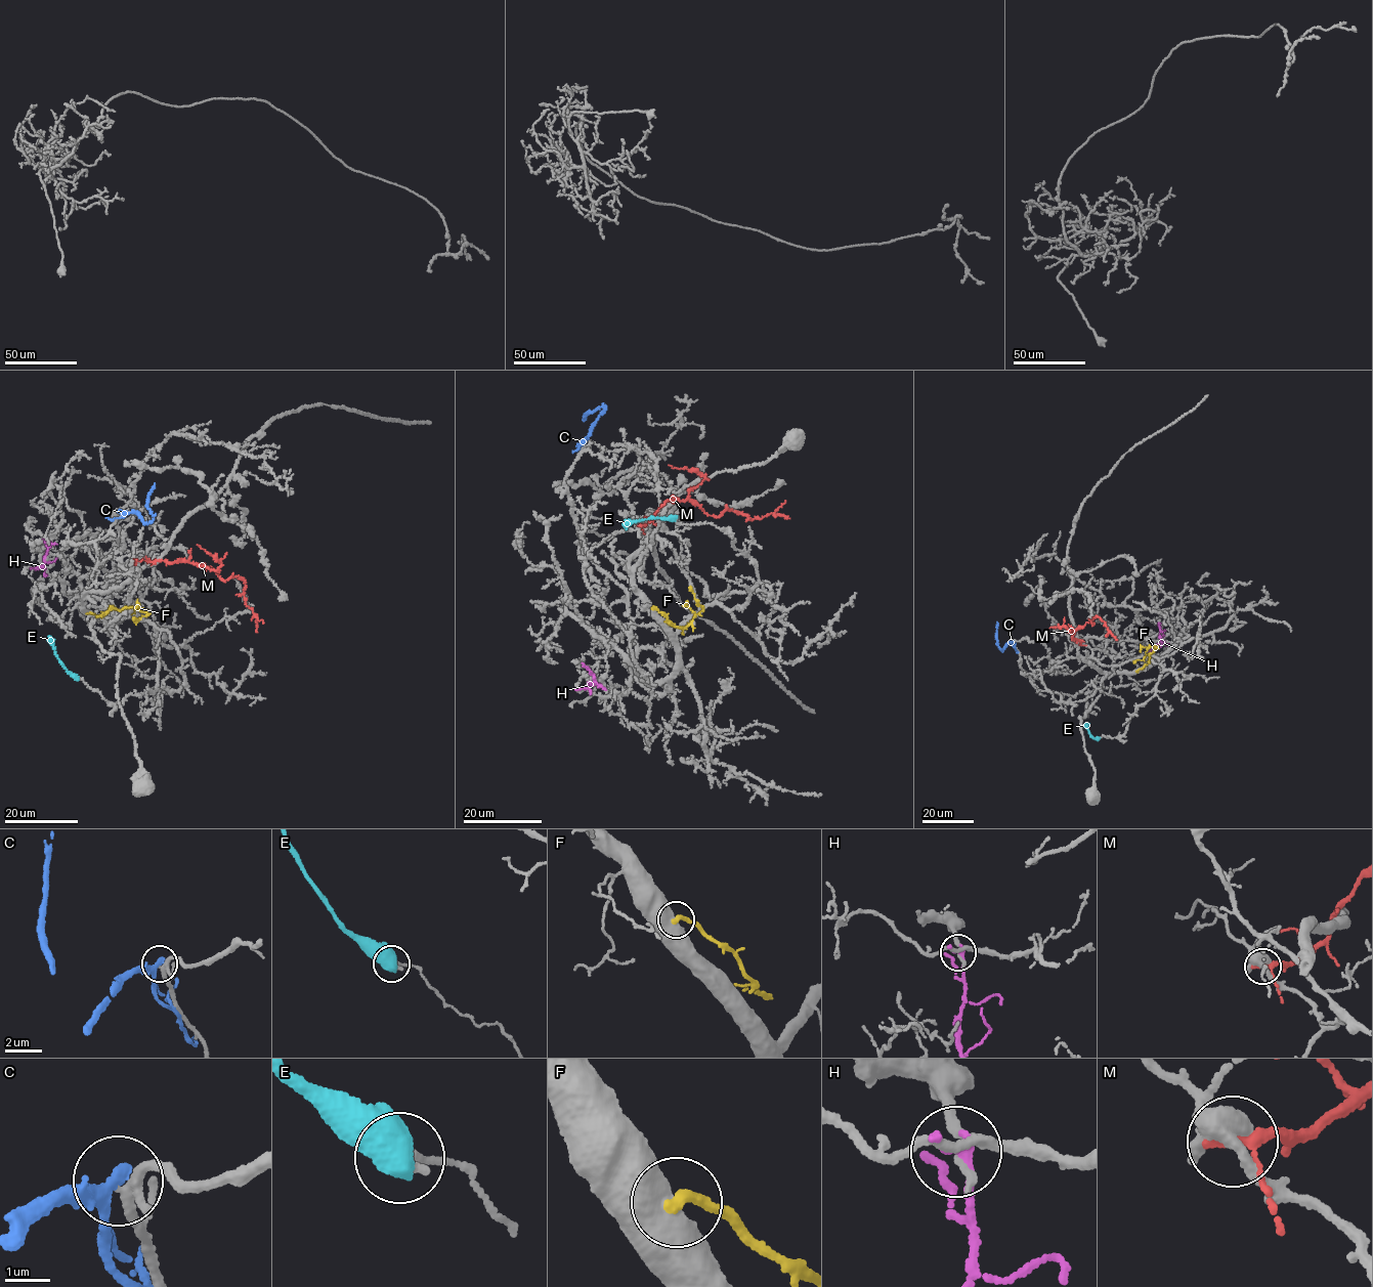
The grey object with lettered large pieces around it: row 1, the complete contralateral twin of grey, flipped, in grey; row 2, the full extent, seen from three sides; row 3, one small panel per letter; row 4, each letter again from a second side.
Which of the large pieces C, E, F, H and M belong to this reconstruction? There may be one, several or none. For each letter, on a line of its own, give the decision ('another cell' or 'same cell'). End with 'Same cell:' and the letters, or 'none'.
C: another cell
E: another cell
F: another cell
H: another cell
M: another cell
Same cell: none

